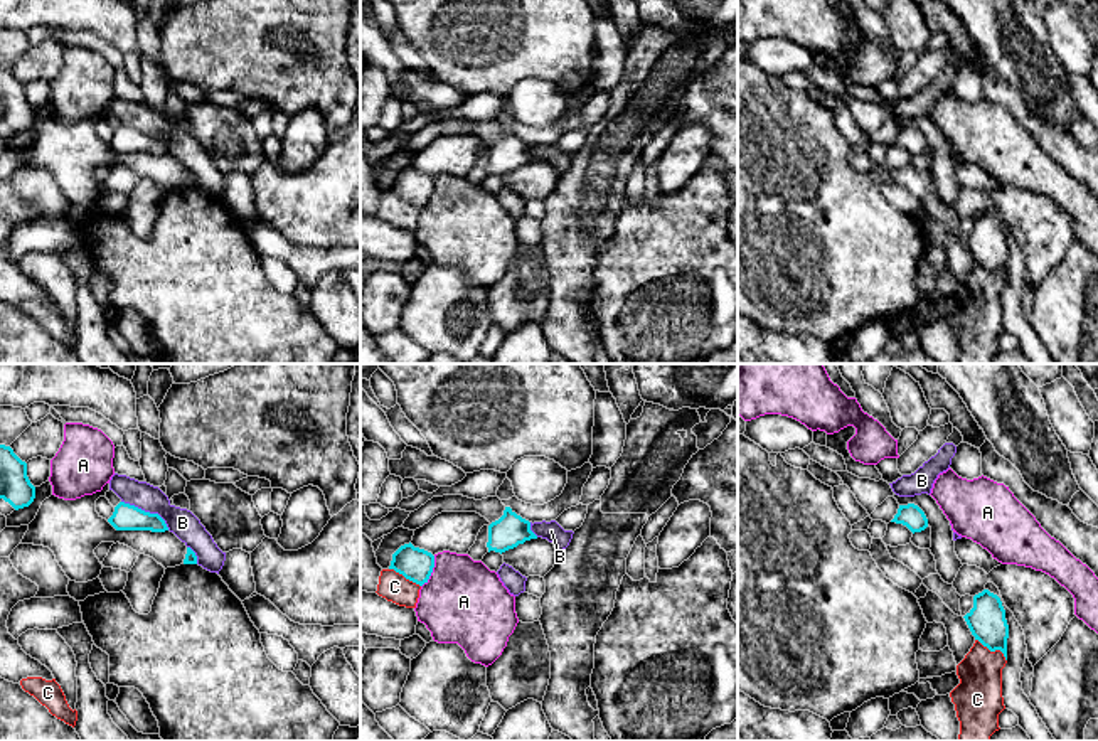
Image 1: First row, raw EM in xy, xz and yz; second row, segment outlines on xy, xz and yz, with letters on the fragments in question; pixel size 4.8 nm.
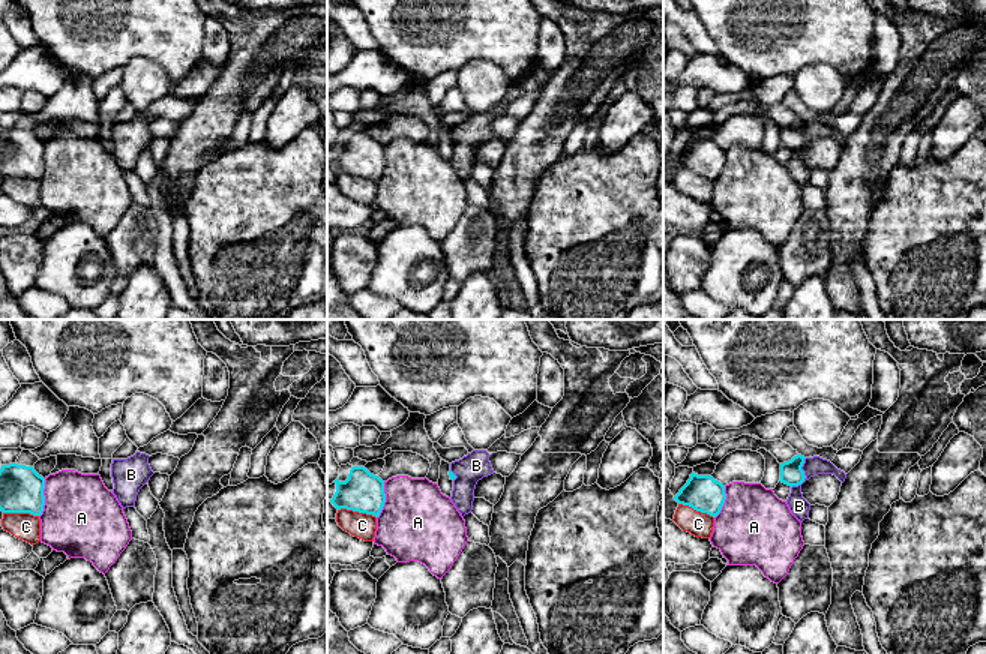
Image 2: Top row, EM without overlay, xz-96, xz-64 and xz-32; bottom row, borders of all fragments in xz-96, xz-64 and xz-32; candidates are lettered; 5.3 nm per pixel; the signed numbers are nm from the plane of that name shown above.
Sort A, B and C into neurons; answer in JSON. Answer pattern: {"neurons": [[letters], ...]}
{"neurons": [["A"], ["B"], ["C"]]}

